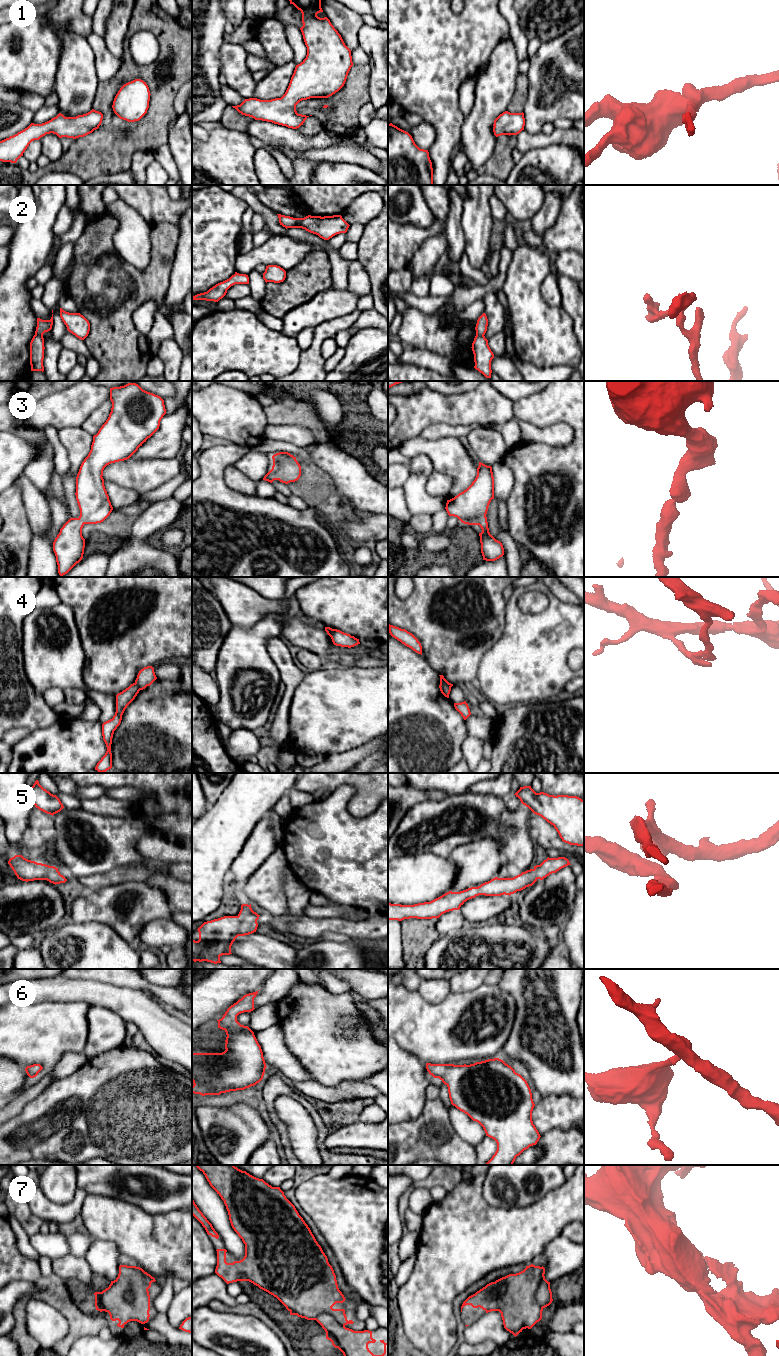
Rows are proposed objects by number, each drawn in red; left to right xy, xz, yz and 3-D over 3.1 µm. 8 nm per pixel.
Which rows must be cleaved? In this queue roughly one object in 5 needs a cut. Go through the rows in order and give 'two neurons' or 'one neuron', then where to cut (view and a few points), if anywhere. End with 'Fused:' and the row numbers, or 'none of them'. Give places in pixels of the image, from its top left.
1: one neuron; no cut
2: two neurons; cut in xy along (42, 320), (43, 333)
3: one neuron; no cut
4: two neurons; cut in yz along (440, 682), (450, 688)
5: one neuron; no cut
6: one neuron; no cut
7: one neuron; no cut
Fused: 2, 4

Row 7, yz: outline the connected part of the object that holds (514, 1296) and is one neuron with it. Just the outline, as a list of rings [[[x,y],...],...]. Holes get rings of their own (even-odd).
[[[533,1264],[529,1265],[529,1266],[526,1266],[526,1268],[519,1272],[519,1273],[516,1273],[516,1274],[509,1274],[505,1277],[502,1277],[498,1280],[496,1280],[495,1282],[491,1282],[489,1284],[487,1284],[485,1287],[483,1287],[482,1289],[480,1289],[479,1291],[477,1291],[475,1294],[469,1296],[462,1304],[461,1306],[461,1312],[462,1312],[462,1308],[466,1305],[471,1305],[473,1308],[482,1308],[483,1310],[486,1311],[486,1313],[488,1312],[491,1312],[491,1311],[499,1311],[501,1313],[501,1317],[502,1317],[502,1320],[503,1320],[503,1325],[504,1325],[504,1328],[509,1331],[510,1333],[512,1333],[515,1337],[520,1333],[522,1332],[523,1329],[531,1329],[537,1322],[539,1322],[541,1319],[542,1319],[542,1311],[545,1307],[549,1306],[553,1299],[552,1299],[552,1292],[551,1292],[551,1289],[550,1289],[550,1282],[548,1282],[546,1279],[545,1279],[545,1268],[542,1266],[535,1266]]]

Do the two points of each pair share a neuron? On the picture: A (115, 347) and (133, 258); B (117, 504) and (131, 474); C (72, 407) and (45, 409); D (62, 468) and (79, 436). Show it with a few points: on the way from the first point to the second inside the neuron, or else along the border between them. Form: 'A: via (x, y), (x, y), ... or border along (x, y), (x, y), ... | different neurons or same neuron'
A: border along (150, 252), (150, 263), (143, 270), (127, 267) | different neurons
B: border along (104, 480), (109, 480), (140, 493) | different neurons
C: via (65, 408), (52, 409) | same neuron
D: border along (57, 435), (67, 452), (70, 464), (68, 472) | different neurons

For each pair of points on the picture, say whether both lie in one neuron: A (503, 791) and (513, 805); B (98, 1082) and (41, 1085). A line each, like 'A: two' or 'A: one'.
A: two
B: two

